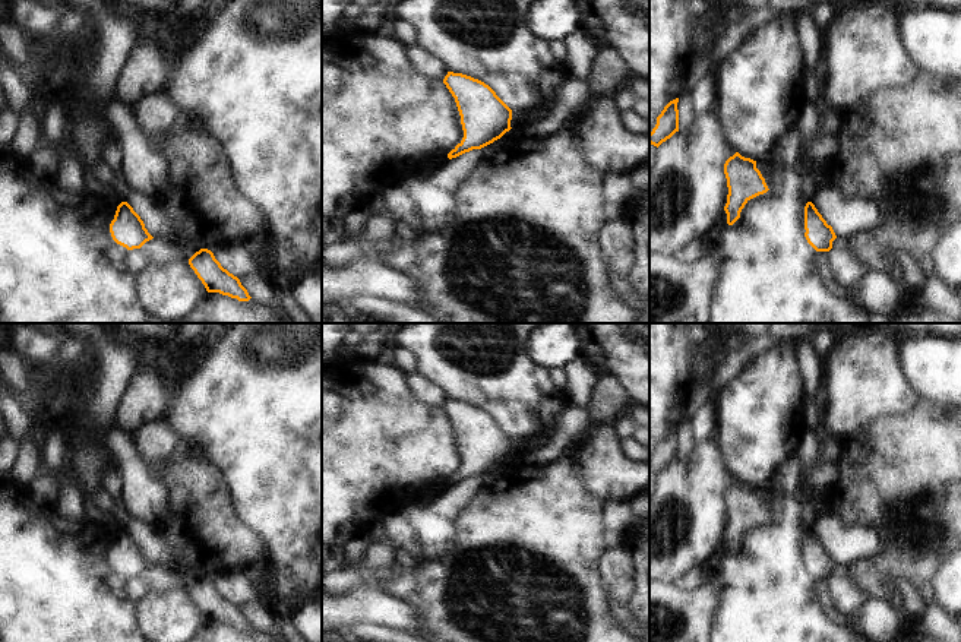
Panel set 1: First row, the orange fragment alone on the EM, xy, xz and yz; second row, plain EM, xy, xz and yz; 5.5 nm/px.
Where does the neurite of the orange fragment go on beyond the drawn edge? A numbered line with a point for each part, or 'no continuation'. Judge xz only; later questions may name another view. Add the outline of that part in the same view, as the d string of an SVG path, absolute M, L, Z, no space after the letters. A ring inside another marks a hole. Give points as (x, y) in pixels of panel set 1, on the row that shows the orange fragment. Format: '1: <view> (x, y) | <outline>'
no continuation

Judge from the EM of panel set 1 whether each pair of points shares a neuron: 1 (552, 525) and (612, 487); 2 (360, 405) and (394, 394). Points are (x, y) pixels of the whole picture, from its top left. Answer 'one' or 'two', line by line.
1: two
2: one

